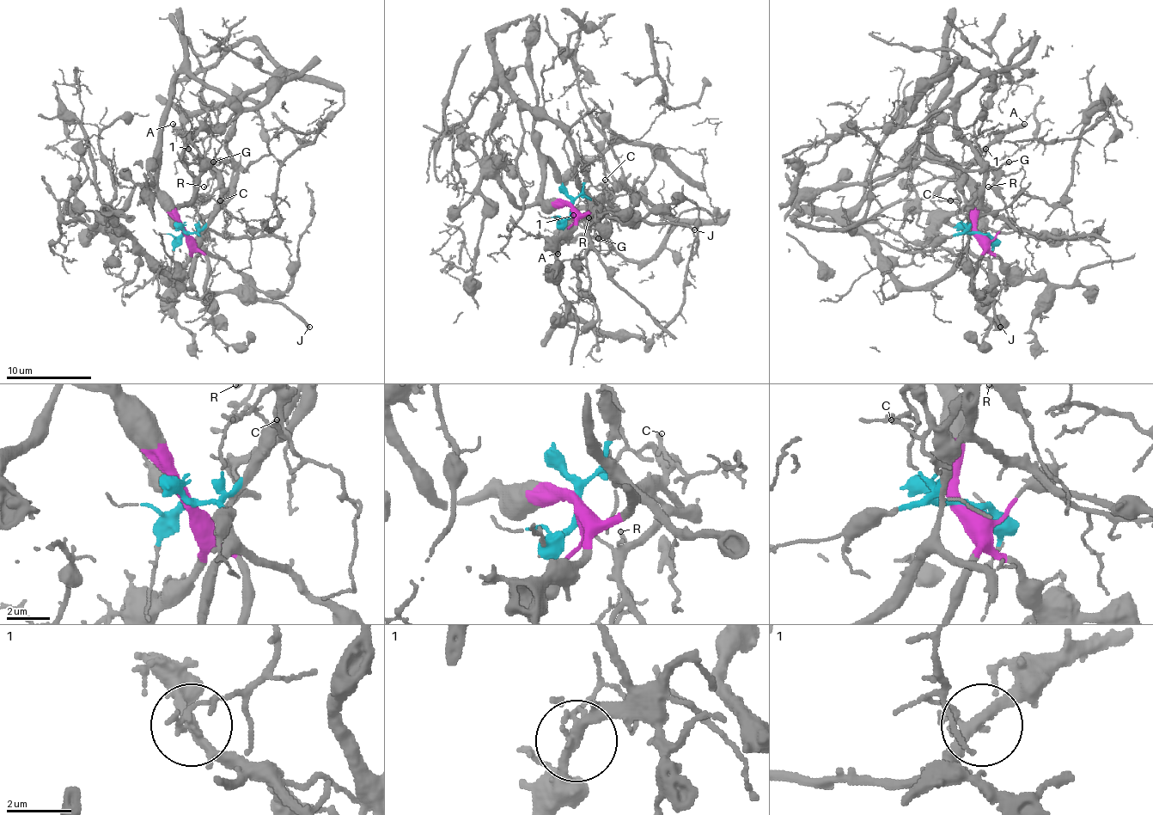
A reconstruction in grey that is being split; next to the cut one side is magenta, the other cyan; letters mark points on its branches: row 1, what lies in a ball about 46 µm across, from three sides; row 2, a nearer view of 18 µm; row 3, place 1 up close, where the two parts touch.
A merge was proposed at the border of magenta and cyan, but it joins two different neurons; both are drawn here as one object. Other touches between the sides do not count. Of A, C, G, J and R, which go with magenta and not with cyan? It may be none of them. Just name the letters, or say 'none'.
J

